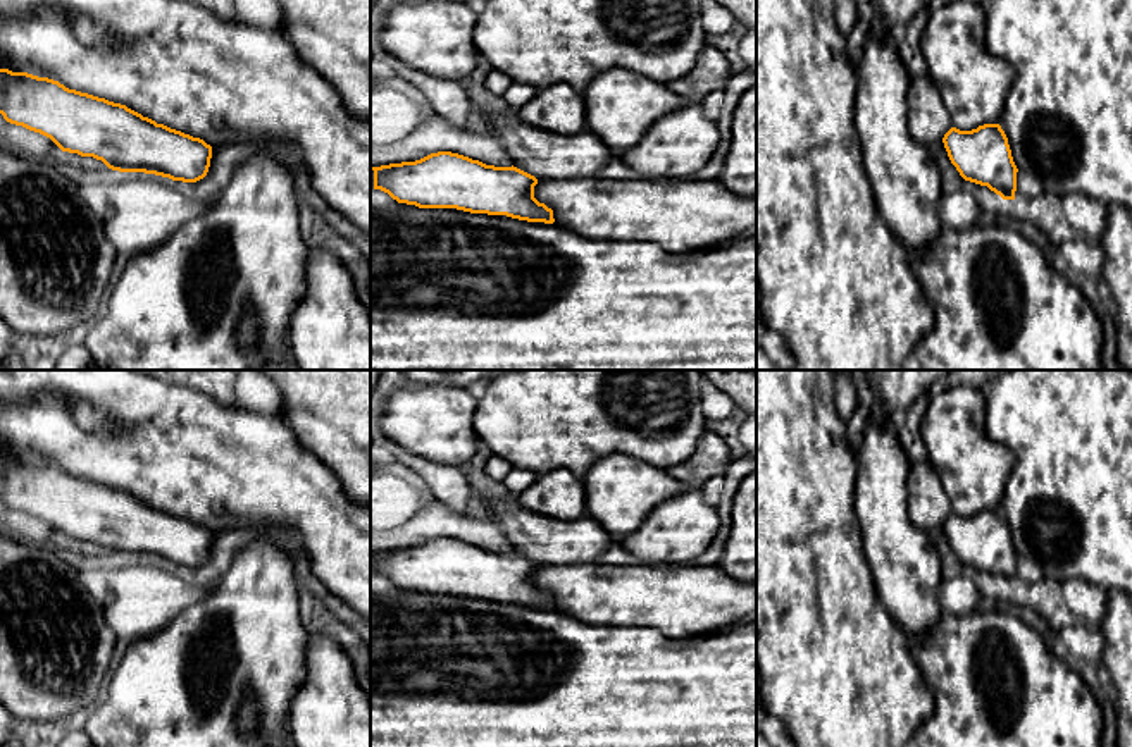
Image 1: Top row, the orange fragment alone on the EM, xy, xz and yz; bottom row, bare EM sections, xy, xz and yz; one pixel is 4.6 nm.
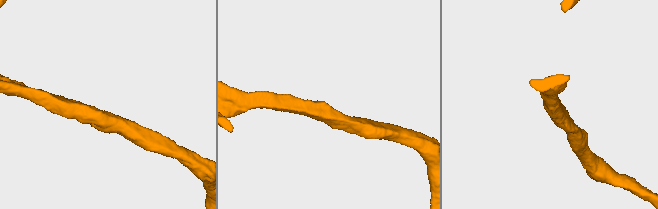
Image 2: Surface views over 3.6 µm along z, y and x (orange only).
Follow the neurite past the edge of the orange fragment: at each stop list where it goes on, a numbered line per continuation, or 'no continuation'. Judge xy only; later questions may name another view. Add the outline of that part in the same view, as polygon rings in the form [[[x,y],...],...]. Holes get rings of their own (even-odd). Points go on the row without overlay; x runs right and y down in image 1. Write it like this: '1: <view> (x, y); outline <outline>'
1: xy (224, 467); outline [[[0,370],[0,435],[12,454],[126,491],[157,509],[200,523],[212,534],[250,530],[277,535],[291,528],[302,539],[315,578],[370,620],[370,504],[348,497],[339,477],[277,415],[222,404],[196,389],[167,384],[140,370]],[[76,399],[86,401],[119,430],[84,432],[72,418]]]

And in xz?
1: xz (677, 601); outline [[[538,565],[534,583],[553,596],[553,611],[588,625],[651,627],[669,637],[687,637],[756,620],[756,582],[734,578],[720,565]]]

